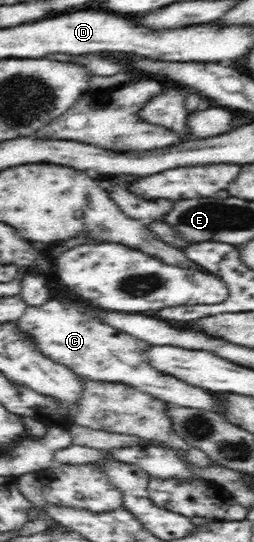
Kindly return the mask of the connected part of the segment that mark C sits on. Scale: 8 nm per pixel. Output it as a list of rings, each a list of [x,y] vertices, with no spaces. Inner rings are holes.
[[[52,296],[42,306],[27,306],[22,317],[17,320],[17,327],[25,336],[31,338],[33,345],[54,362],[63,364],[81,378],[102,382],[116,382],[128,384],[145,392],[154,398],[170,402],[186,408],[206,408],[212,412],[223,414],[223,410],[216,410],[216,396],[202,388],[194,388],[174,376],[166,376],[156,372],[148,366],[146,356],[142,350],[148,348],[146,342],[134,340],[126,336],[126,332],[118,332],[110,326],[100,324],[94,320],[82,304],[62,304]]]

